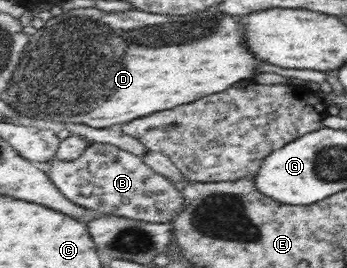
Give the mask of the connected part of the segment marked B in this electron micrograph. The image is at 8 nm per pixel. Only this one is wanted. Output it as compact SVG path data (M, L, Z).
M91 143L74 161L54 158L47 174L66 199L101 215L146 223L172 223L186 207L180 186L146 165L140 156L112 144Z

